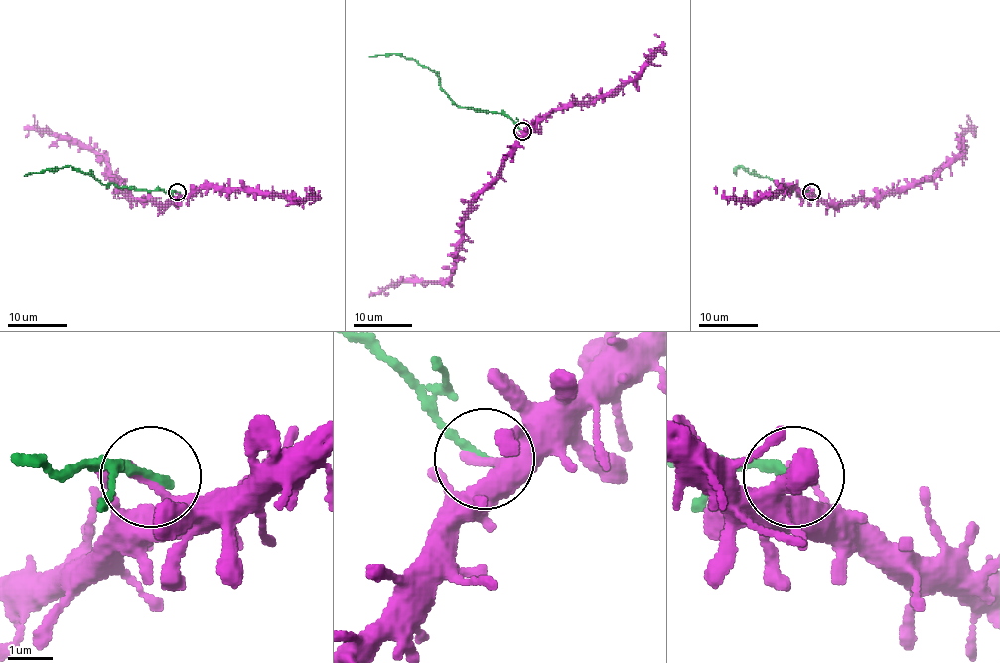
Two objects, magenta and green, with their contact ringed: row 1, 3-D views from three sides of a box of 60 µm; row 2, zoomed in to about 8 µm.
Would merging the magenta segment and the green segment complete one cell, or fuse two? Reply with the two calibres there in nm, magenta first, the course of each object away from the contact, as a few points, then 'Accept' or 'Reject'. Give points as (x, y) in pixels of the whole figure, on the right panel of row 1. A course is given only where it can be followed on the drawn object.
Thickness 320 nm (magenta) against 200 nm. Course of magenta: (811, 192), (834, 204), (874, 200), (886, 192), (933, 180), (962, 153), (962, 136), (973, 130), (974, 137). Course of green: (811, 192), (776, 184), (741, 165), (733, 170), (736, 175). Reject

